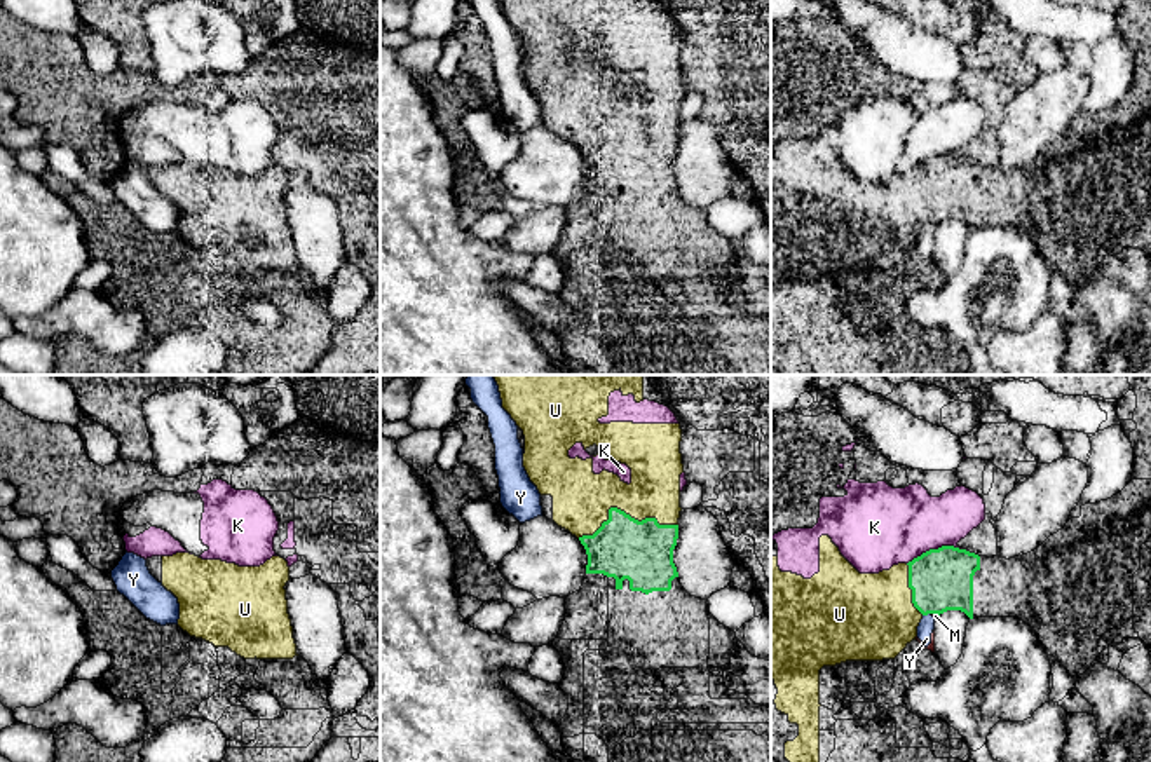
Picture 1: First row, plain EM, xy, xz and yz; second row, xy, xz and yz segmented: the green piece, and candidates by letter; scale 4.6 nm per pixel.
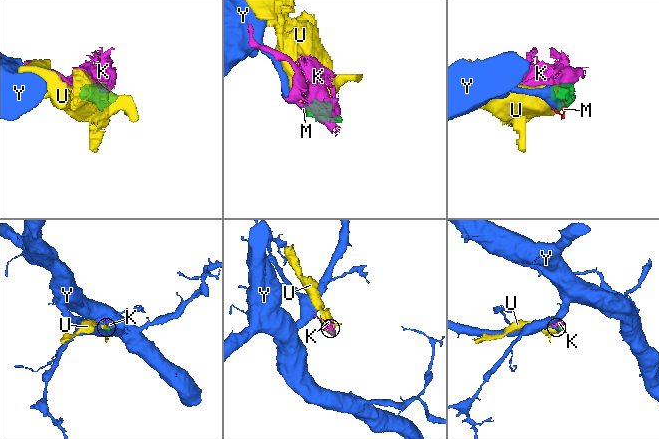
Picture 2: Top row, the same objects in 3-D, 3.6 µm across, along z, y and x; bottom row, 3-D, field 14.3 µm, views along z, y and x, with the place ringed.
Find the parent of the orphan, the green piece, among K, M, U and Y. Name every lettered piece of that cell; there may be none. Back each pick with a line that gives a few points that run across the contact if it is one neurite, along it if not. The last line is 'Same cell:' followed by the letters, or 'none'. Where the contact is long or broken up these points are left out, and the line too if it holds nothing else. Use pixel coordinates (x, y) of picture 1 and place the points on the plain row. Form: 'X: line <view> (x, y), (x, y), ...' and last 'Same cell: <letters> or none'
Same cell: U

